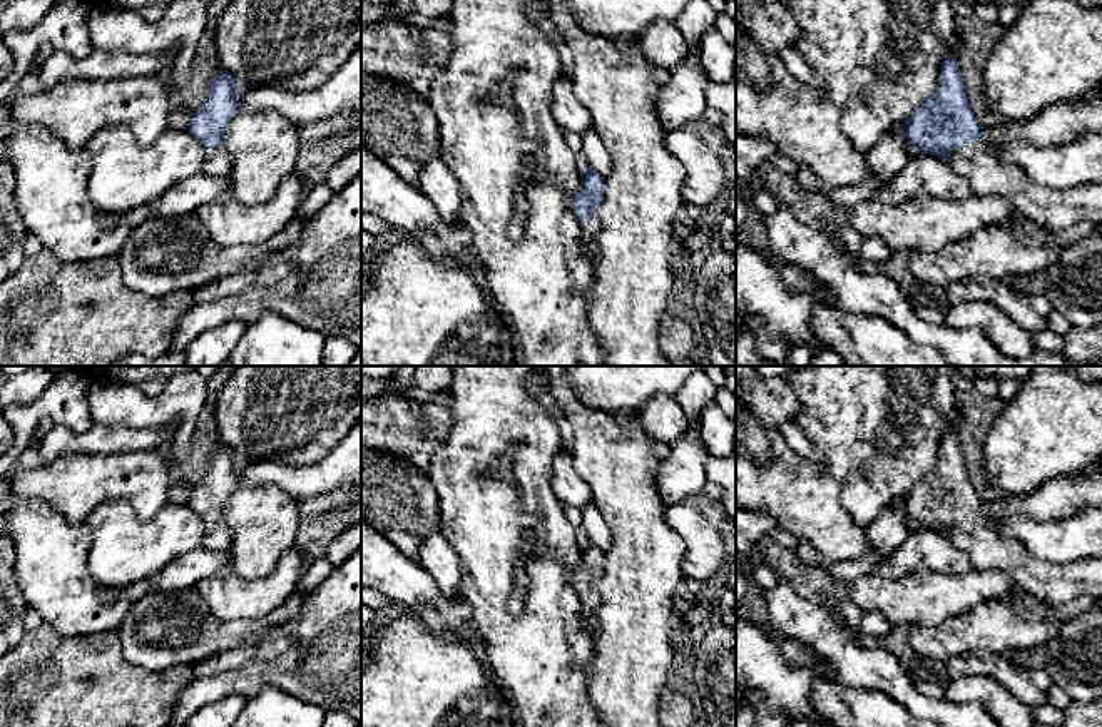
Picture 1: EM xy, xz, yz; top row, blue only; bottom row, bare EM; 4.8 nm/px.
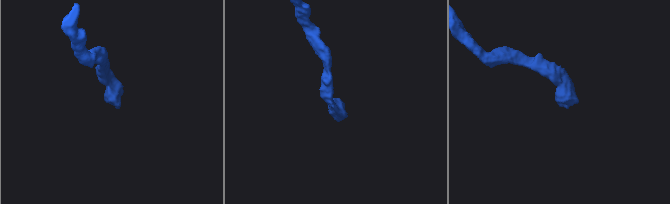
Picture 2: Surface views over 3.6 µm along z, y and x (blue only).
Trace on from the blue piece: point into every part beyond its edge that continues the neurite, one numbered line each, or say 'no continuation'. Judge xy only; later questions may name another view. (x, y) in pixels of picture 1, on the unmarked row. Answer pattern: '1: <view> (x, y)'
1: xy (218, 537)

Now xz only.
1: xz (591, 602)

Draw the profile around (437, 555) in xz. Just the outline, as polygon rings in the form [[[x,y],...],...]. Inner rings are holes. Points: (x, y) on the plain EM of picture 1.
[[[438,528],[421,543],[416,560],[438,583],[446,597],[460,592],[460,558]]]

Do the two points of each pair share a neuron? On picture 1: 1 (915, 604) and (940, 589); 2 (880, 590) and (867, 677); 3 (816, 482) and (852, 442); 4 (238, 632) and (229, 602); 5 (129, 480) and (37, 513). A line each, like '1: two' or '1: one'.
1: one
2: two
3: two
4: two
5: two

